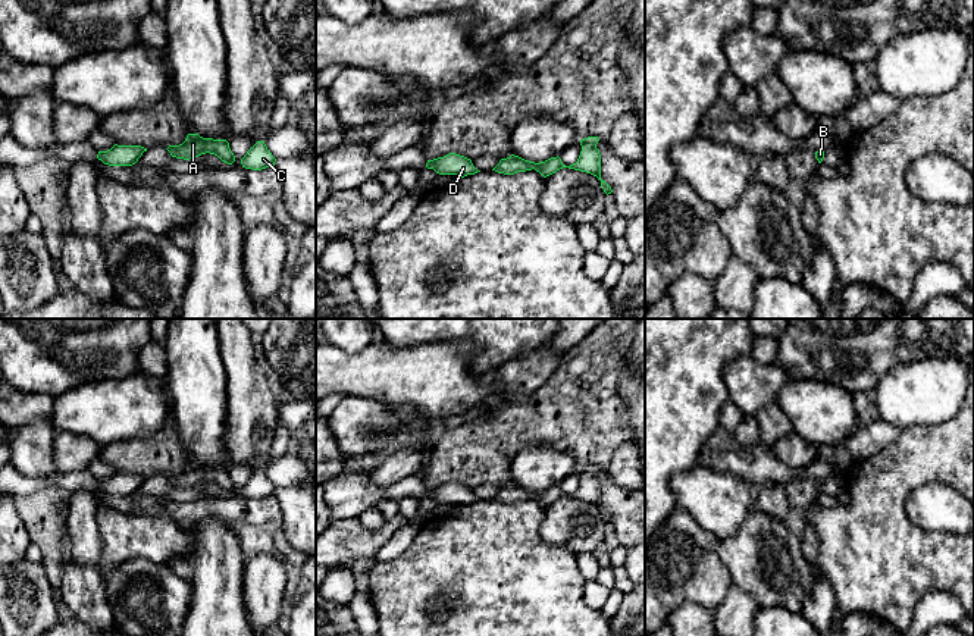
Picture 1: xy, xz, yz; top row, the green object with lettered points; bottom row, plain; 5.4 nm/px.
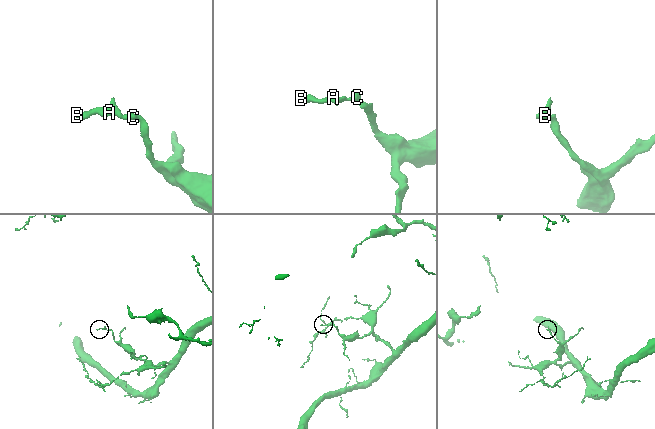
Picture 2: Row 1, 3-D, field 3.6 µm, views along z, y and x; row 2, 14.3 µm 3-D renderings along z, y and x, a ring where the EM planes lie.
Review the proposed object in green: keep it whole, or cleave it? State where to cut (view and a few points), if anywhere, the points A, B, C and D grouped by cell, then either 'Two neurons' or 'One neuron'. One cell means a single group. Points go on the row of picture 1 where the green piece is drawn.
No split. Groups: A B C D. One neuron

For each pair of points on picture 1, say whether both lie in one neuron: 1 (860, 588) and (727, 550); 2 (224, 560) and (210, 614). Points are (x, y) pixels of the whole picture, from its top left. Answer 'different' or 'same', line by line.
1: different
2: same

